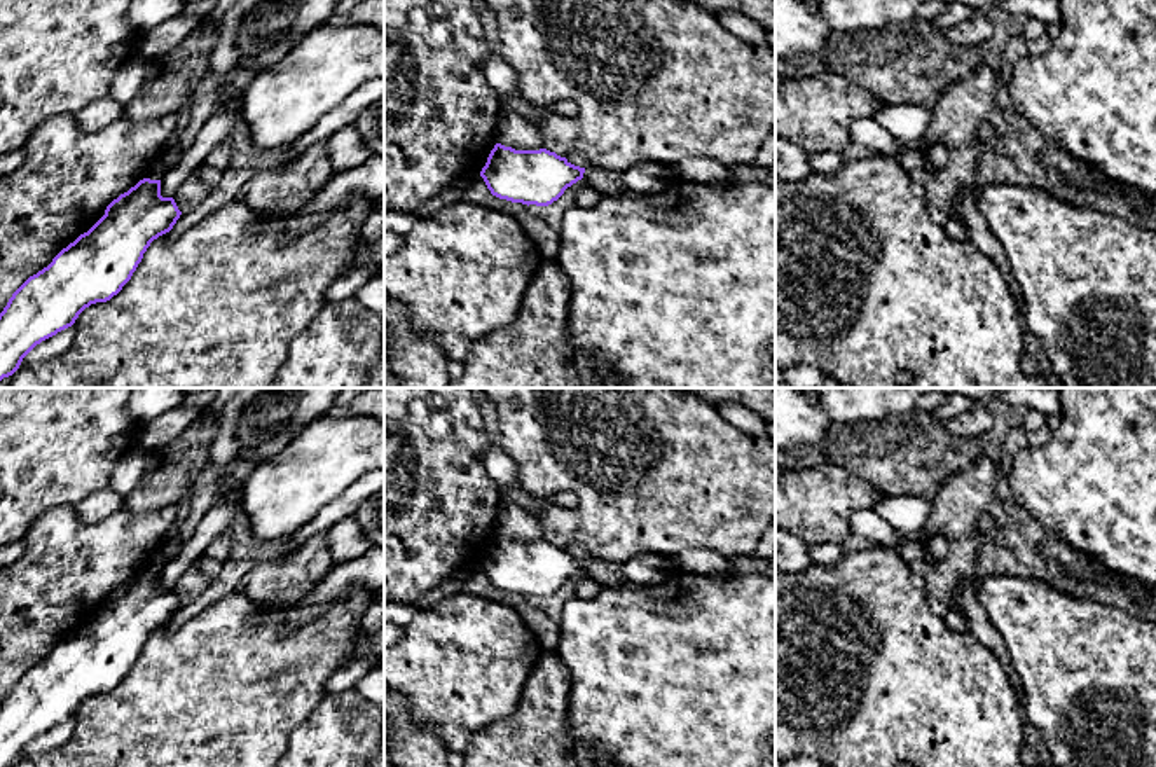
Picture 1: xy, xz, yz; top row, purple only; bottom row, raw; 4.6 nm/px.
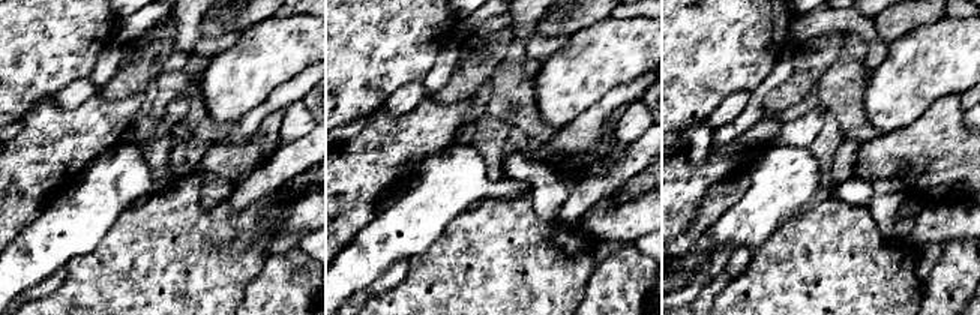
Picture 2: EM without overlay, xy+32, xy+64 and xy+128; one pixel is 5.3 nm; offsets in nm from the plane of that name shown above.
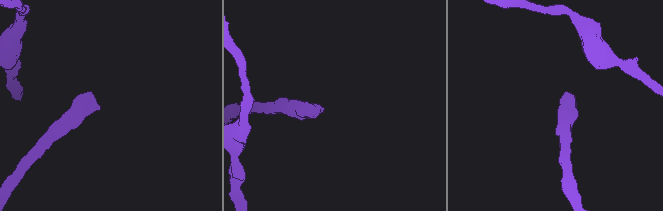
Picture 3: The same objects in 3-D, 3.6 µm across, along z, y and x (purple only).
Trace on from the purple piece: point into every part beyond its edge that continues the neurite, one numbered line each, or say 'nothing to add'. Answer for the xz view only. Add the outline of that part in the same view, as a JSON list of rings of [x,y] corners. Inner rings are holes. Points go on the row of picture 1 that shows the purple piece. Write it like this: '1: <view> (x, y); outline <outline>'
1: xz (606, 184); outline [[[587,166],[581,180],[585,185],[594,187],[601,196],[622,196],[629,190],[618,173],[609,173],[595,166]]]

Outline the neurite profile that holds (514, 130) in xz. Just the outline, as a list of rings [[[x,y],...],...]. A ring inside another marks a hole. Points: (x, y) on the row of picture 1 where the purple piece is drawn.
[[[501,110],[498,114],[498,143],[515,150],[543,149],[543,138],[538,124],[515,110]]]

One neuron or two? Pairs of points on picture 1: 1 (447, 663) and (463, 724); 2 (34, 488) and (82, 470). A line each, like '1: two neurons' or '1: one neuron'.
1: one neuron
2: one neuron

